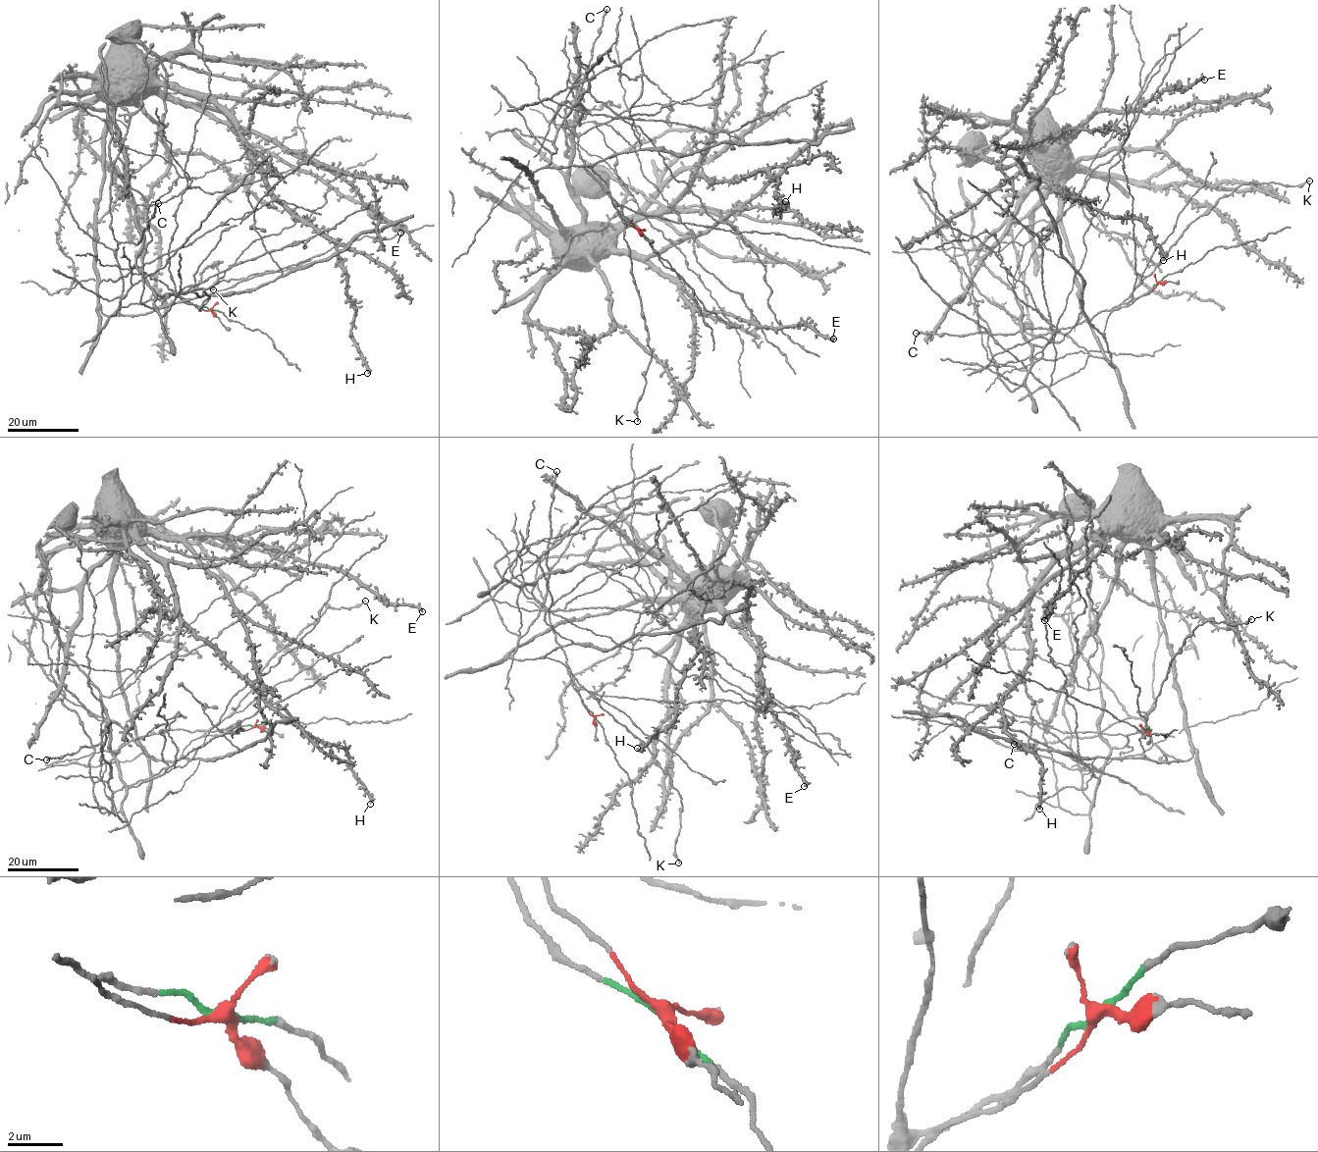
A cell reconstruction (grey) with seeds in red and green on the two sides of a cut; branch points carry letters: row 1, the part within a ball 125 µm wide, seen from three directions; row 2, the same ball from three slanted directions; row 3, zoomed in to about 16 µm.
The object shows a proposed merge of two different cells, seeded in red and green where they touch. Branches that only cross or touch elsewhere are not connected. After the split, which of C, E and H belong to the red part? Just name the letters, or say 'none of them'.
C, E, H

